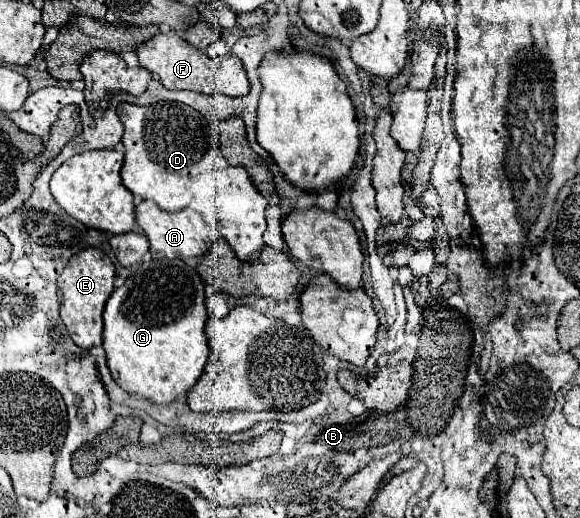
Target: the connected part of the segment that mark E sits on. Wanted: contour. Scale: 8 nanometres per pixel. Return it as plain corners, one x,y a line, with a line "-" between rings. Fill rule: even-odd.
85,248
77,252
69,264
59,274
57,286
61,290
61,320
67,326
67,334
71,340
89,350
93,346
99,346
103,342
103,308
107,298
113,292
113,280
115,280
115,266
111,258
99,250
99,248

